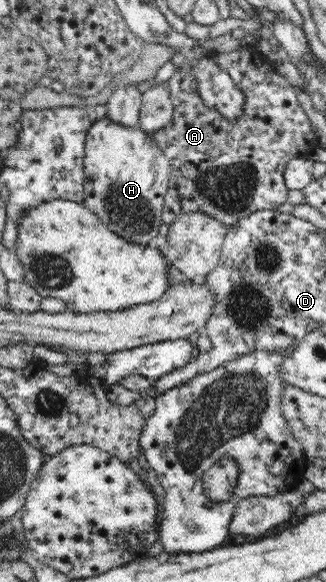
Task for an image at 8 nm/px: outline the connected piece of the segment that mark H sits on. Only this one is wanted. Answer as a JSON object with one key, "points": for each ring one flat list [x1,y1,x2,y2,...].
{"points":[[108,118,98,119,86,137,83,169,86,178,84,205,103,221,109,231,119,237,132,243,153,244,163,223,161,215,169,186,171,164,151,135,139,127,123,127]]}

